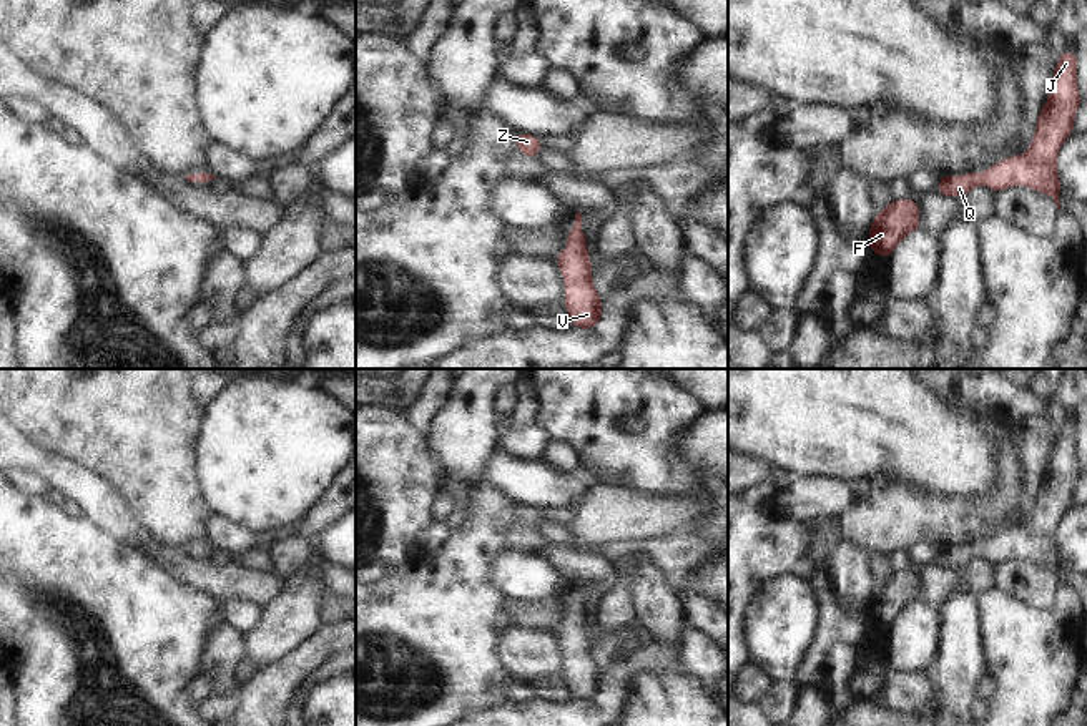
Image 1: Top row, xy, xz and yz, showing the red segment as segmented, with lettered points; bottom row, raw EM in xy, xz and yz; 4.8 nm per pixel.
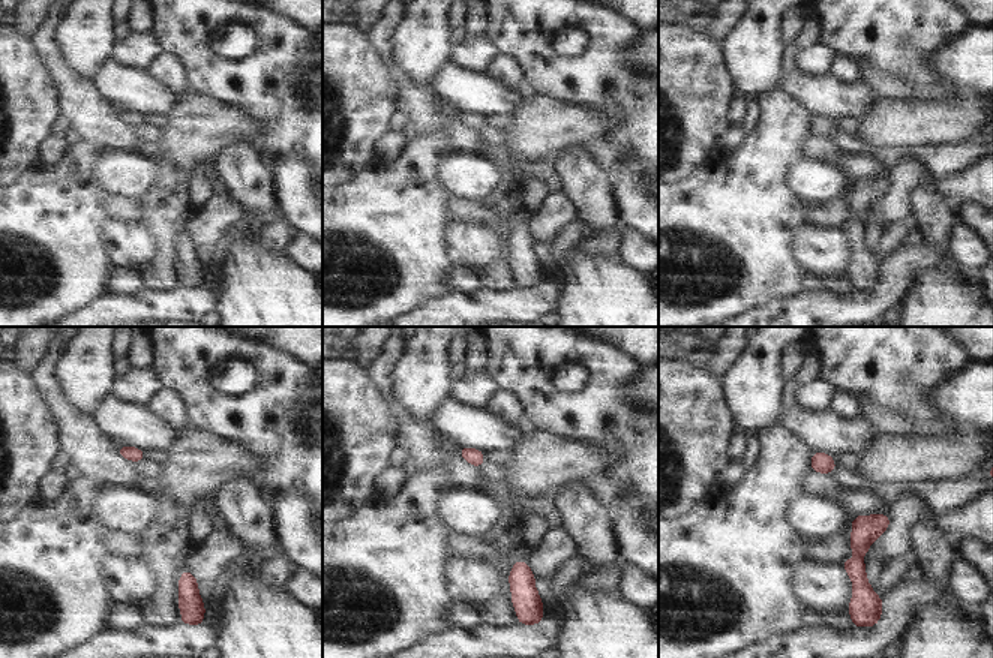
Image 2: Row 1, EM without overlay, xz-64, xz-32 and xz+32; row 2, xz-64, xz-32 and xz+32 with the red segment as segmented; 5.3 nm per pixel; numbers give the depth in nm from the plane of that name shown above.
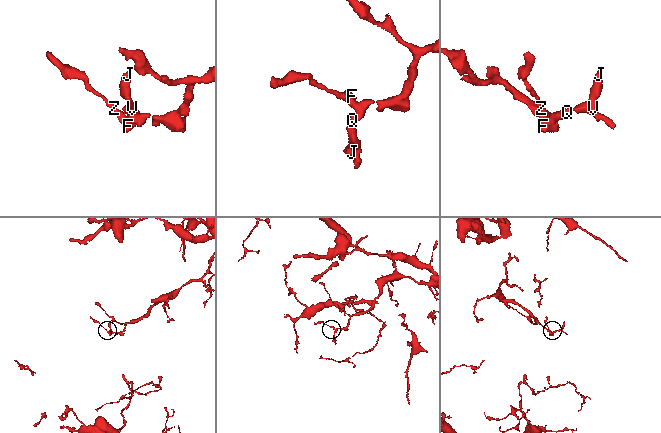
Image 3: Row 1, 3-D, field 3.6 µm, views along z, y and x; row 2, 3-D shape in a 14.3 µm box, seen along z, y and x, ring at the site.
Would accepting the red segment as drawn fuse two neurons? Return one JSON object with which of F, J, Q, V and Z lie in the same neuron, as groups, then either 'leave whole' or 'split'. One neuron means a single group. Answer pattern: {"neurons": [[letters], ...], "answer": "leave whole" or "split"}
{"neurons": [["F", "J", "Q", "V", "Z"]], "answer": "leave whole"}

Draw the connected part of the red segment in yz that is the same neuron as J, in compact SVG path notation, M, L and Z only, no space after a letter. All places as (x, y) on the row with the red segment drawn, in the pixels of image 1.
M1065 52L1057 63L1049 101L1040 110L1029 151L994 164L984 174L967 173L959 178L942 176L937 191L946 196L966 196L971 188L982 183L994 193L1022 184L1047 193L1060 209L1057 151L1072 133L1074 115L1079 105L1077 55Z

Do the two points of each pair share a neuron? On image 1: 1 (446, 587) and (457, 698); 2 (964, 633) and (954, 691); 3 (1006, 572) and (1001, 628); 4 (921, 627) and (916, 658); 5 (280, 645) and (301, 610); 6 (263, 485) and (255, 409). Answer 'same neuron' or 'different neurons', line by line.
1: same neuron
2: same neuron
3: different neurons
4: same neuron
5: same neuron
6: same neuron

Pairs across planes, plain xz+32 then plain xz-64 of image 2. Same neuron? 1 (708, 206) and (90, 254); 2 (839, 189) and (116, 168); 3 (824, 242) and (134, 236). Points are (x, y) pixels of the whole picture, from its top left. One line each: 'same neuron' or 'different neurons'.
1: same neuron
2: same neuron
3: same neuron

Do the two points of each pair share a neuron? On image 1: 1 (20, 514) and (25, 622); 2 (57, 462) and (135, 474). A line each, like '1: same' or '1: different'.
1: same
2: different

